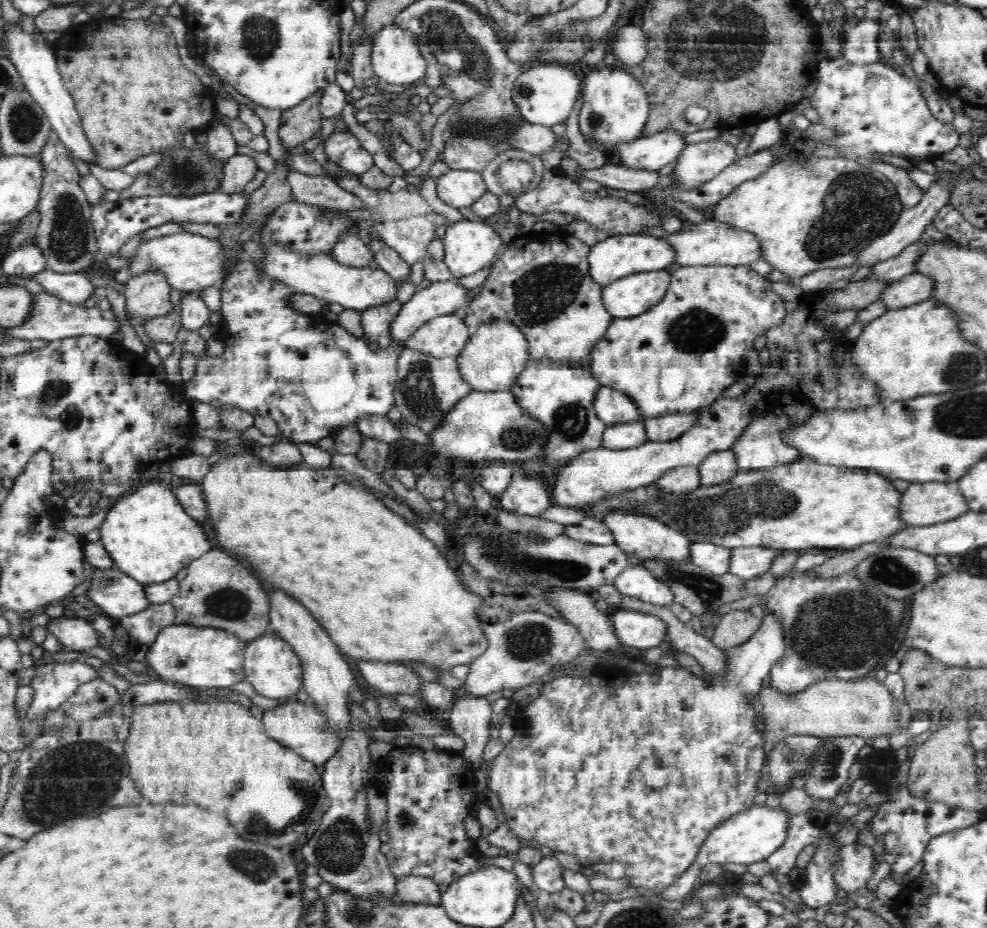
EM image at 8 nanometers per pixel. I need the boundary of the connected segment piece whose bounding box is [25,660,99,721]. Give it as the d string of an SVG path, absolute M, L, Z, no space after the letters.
M78 660L50 662L34 668L36 676L29 684L33 698L26 712L26 721L44 719L50 711L62 706L81 684L99 678L96 668Z

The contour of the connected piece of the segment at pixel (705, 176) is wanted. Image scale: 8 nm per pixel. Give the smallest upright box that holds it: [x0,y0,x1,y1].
[674,139,736,190]

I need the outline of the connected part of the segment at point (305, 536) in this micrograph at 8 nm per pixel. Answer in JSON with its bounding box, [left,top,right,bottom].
[199,455,488,674]

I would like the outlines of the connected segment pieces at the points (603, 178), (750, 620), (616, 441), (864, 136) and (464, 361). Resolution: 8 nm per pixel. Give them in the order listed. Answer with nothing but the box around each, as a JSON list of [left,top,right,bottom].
[[581,165,660,191],[708,610,763,649],[602,420,647,450],[807,55,965,160],[457,319,528,391]]

